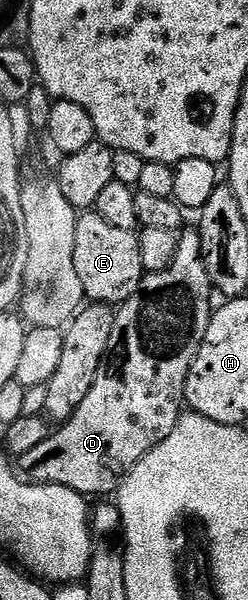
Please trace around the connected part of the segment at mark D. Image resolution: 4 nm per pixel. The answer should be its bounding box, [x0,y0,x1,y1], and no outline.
[17,230,213,498]

